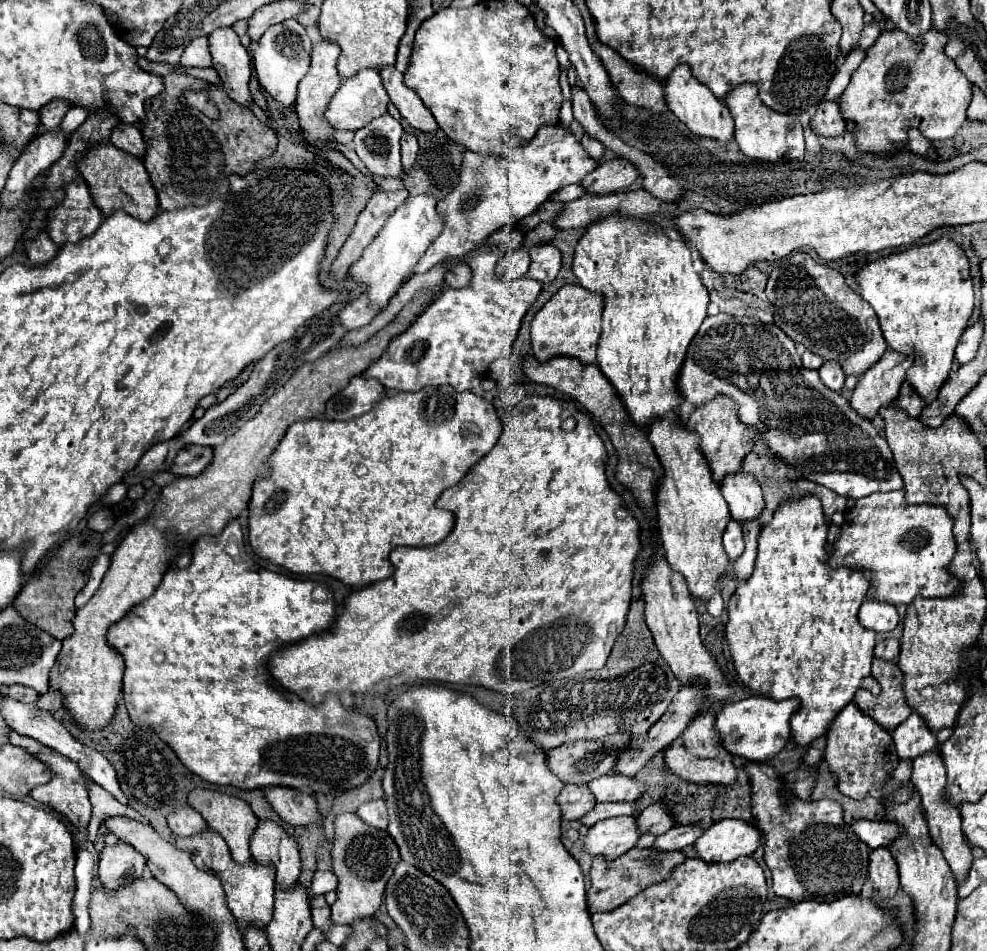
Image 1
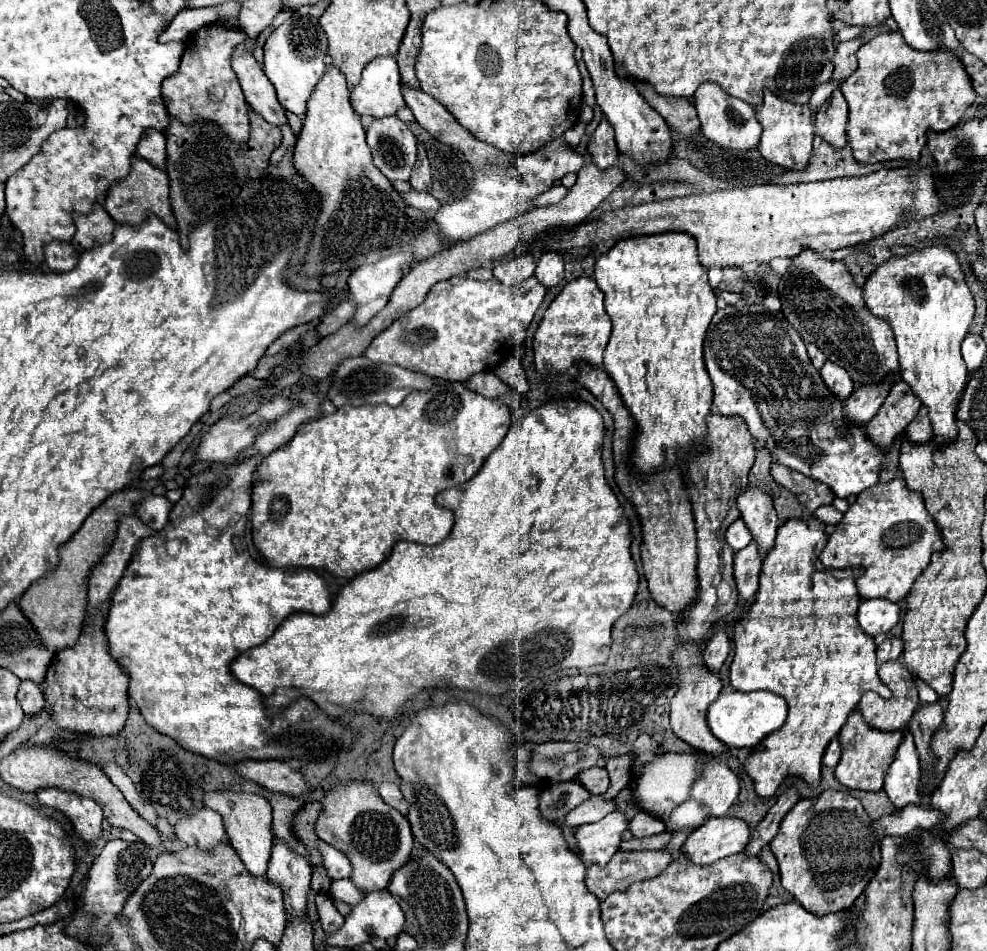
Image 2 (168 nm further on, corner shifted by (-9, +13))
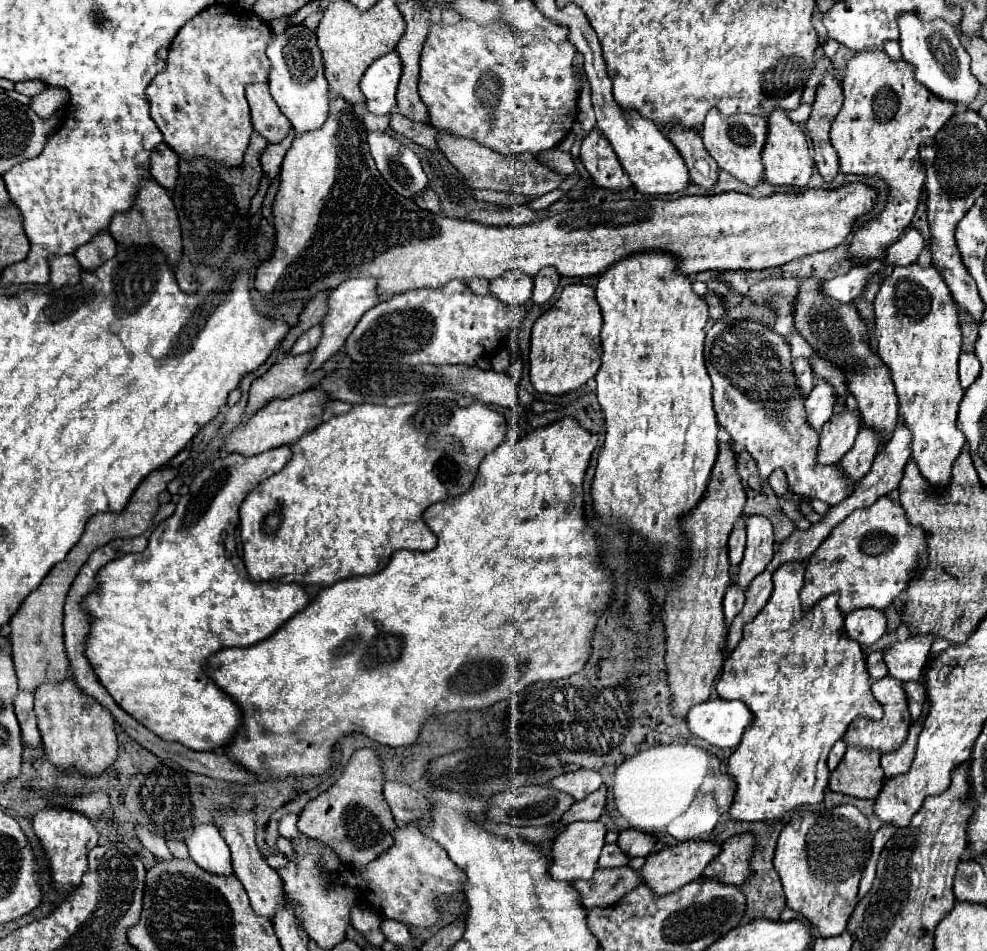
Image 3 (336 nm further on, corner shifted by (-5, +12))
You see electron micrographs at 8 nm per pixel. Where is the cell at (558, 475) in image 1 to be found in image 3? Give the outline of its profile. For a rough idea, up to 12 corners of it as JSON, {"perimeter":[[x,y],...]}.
{"perimeter":[[597,436],[501,444],[439,540],[203,670],[223,752],[319,776],[583,670]]}

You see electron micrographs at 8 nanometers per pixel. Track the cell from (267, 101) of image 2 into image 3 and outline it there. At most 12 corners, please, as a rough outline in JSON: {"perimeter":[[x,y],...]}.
{"perimeter":[[269,86],[245,90],[251,122],[267,142],[281,142],[291,122]]}

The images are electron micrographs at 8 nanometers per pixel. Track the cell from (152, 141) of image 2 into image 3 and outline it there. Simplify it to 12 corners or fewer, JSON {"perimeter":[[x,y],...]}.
{"perimeter":[[161,144],[151,156],[151,178],[173,190],[177,154]]}

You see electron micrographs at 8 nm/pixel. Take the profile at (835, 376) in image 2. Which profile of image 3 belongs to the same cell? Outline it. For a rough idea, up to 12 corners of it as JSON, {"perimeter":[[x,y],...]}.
{"perimeter":[[819,378],[807,396],[807,422],[821,430],[831,418],[835,390]]}

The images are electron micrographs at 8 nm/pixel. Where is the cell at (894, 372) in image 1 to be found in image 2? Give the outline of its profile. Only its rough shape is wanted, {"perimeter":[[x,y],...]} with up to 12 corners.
{"perimeter":[[895,381],[861,385],[847,399],[845,417],[869,423]]}

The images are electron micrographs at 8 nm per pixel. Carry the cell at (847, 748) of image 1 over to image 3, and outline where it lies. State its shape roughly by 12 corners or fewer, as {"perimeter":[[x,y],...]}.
{"perimeter":[[847,748],[829,790],[875,800],[883,786],[877,752]]}

